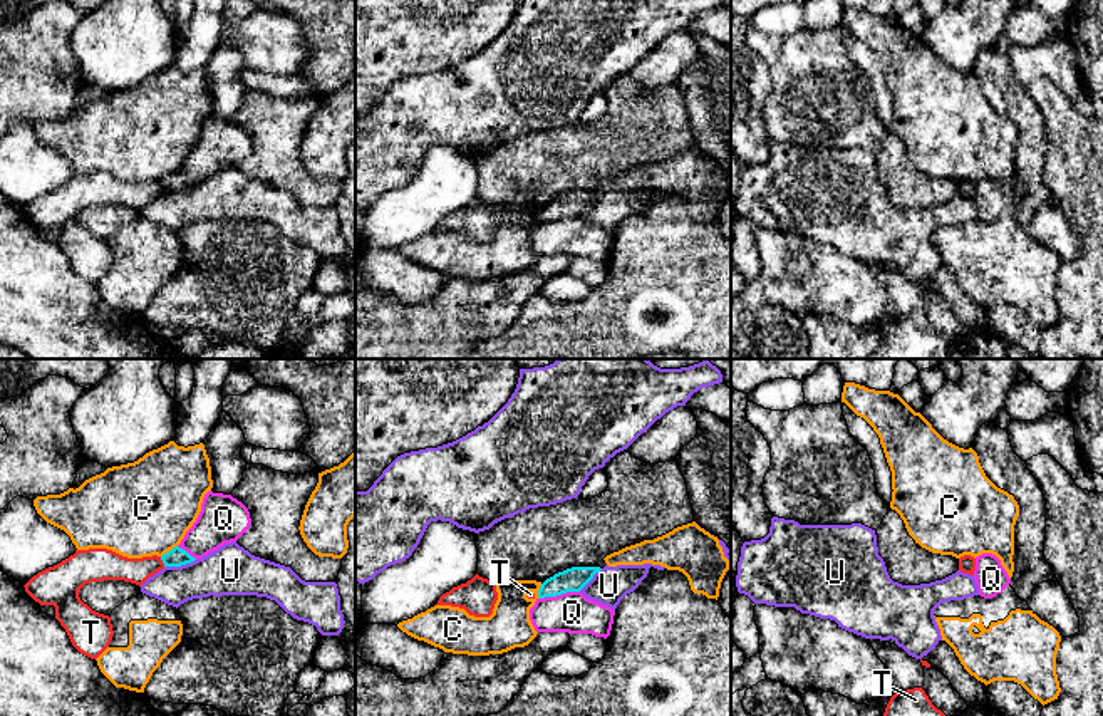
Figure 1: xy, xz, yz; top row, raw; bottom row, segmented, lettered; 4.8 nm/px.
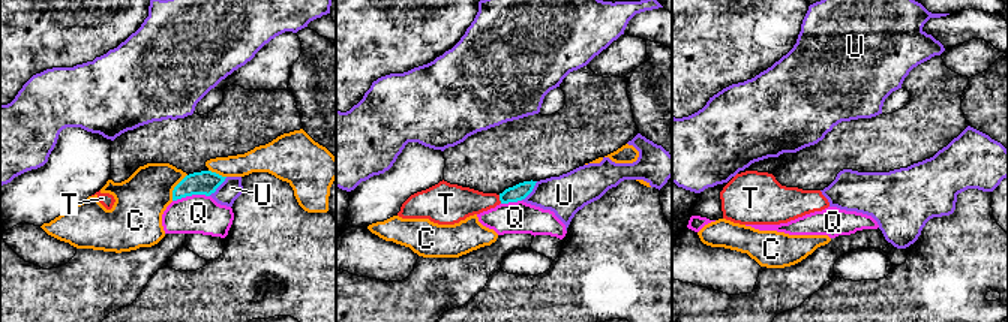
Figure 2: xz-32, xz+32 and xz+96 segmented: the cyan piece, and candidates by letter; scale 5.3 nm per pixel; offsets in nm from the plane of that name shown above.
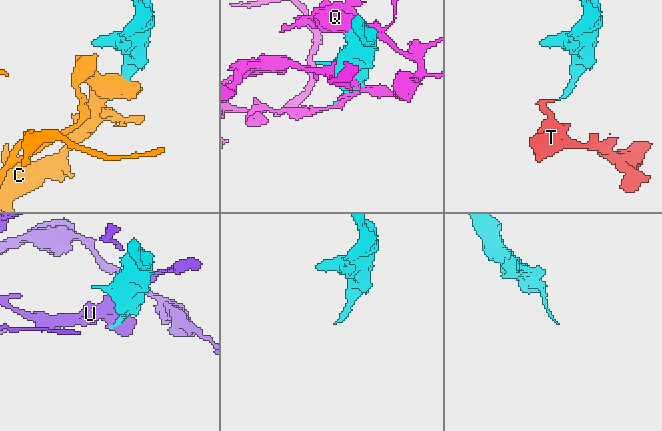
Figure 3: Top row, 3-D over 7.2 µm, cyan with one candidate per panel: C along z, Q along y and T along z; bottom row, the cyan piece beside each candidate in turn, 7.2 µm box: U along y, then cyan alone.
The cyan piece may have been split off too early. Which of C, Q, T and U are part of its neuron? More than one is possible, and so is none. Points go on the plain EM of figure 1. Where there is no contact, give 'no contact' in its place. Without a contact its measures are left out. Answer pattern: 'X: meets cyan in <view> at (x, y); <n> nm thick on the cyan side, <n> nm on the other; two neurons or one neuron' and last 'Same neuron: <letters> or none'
C: meets cyan in xy at (170, 175); 90 nm thick on the cyan side, 460 nm on the other; two neurons
Q: meets cyan in xz at (559, 218); 120 nm thick on the cyan side, 200 nm on the other; two neurons
T: meets cyan in xy at (163, 186); 90 nm thick on the cyan side, 140 nm on the other; two neurons
U: meets cyan in xy at (180, 190); 90 nm thick on the cyan side, 240 nm on the other; two neurons
Same neuron: none

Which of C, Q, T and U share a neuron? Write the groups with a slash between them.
C / Q / T / U

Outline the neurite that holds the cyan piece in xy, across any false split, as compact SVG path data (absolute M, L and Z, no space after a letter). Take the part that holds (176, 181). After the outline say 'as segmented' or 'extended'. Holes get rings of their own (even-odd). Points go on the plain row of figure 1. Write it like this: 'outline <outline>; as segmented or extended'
outline M174 171L168 178L164 178L161 184L164 191L181 191L181 189L194 186L196 183L191 181L186 174Z; as segmented

